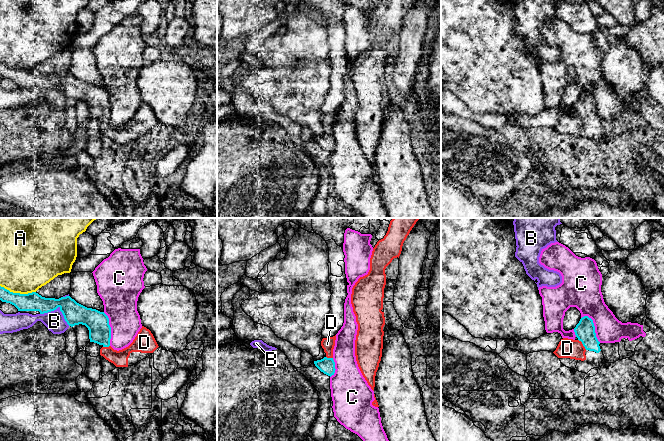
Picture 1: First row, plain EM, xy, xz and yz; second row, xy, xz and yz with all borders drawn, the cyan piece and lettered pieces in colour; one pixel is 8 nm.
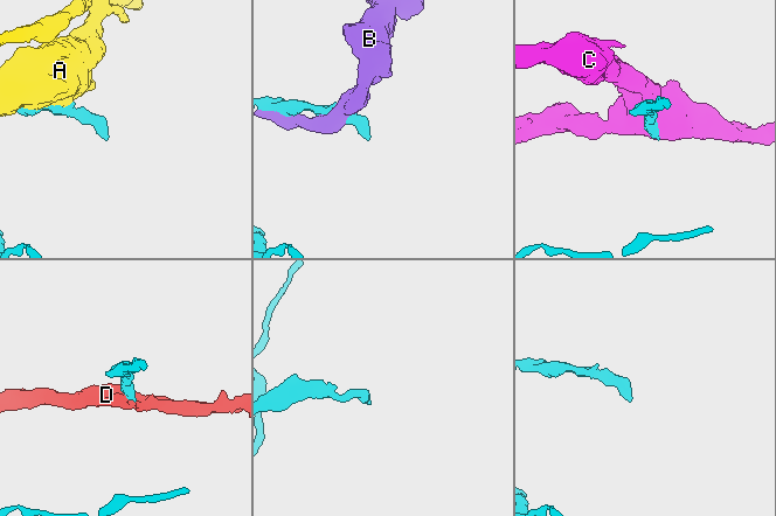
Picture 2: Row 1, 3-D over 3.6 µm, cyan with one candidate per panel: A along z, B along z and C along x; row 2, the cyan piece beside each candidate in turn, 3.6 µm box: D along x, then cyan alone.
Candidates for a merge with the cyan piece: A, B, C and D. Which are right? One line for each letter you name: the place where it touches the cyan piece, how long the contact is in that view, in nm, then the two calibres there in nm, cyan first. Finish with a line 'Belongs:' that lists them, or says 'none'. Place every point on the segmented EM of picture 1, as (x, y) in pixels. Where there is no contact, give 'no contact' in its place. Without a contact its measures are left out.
D: meets cyan in yz at (582, 343); contact 110 nm long; 160 nm thick on the cyan side, 160 nm on the other
Belongs: D

